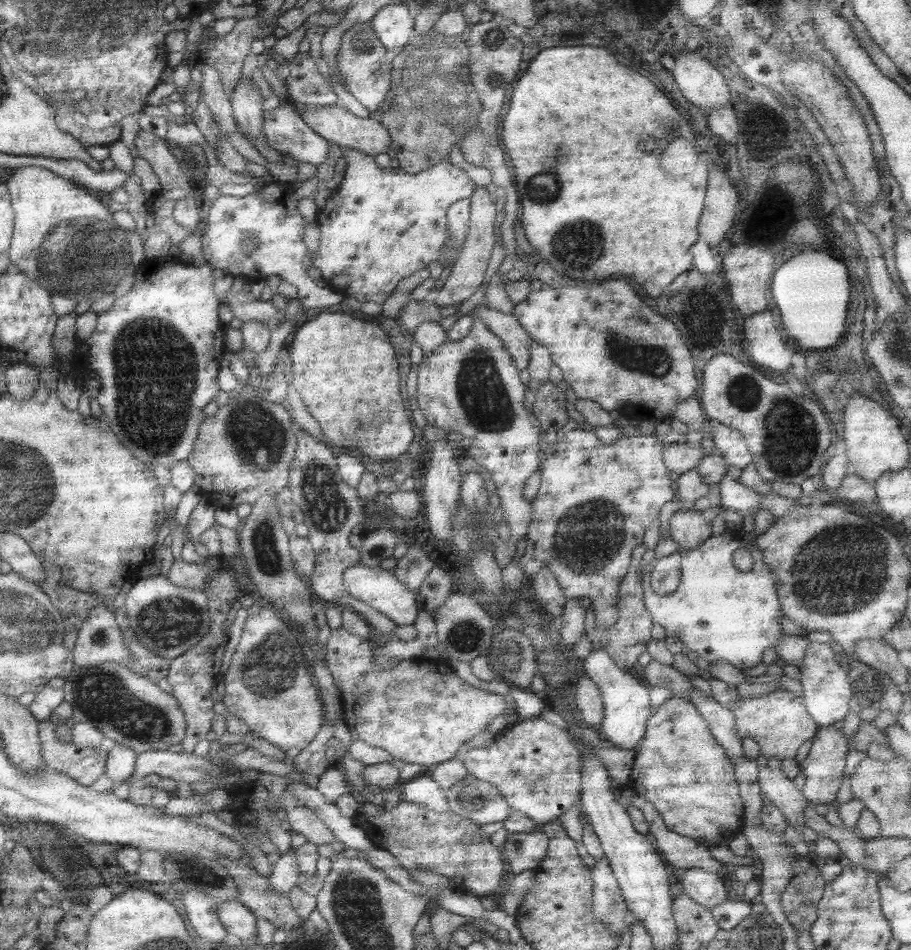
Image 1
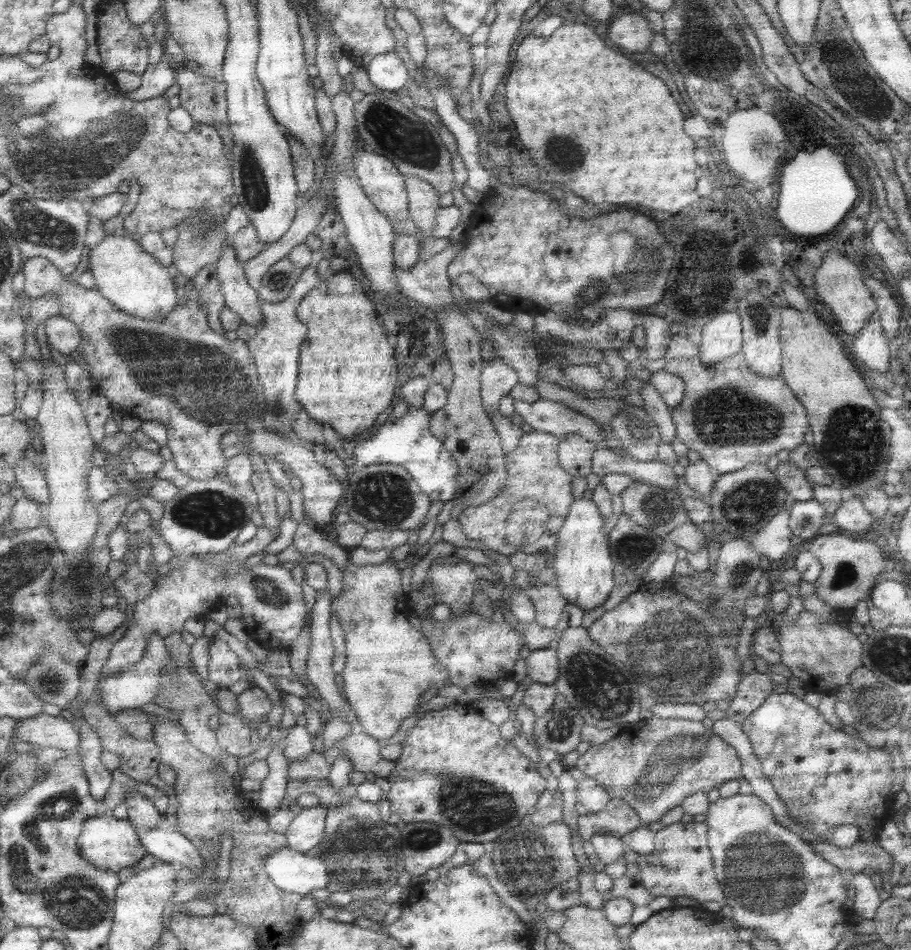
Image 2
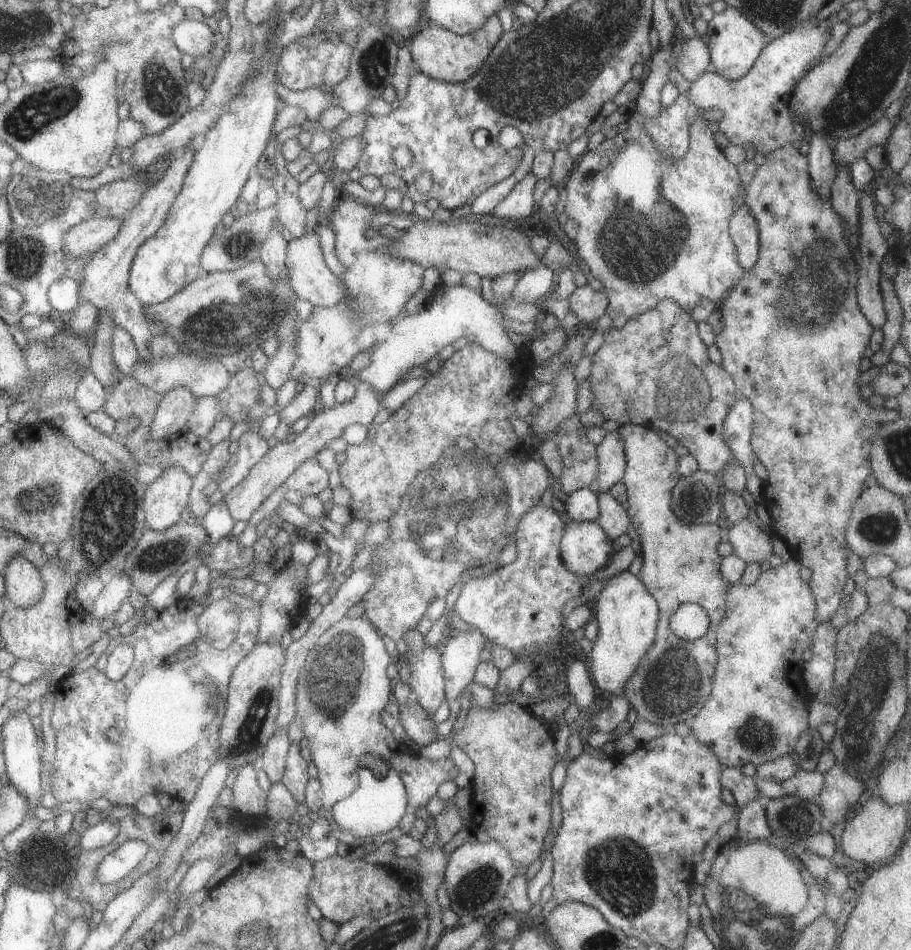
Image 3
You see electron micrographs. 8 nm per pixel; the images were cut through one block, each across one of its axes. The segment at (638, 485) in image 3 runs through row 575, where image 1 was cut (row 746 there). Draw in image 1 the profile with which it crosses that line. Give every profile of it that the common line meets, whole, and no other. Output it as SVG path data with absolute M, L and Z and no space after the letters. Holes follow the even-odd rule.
M671 696L649 716L629 772L629 788L657 810L667 830L693 838L701 846L727 844L743 828L743 804L733 766L711 738L693 702L683 698Z

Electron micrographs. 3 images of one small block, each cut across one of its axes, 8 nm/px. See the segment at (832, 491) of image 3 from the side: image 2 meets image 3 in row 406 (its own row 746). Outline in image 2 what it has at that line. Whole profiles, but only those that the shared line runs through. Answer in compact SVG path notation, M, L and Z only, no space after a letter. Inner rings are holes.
M769 694L767 700L755 712L747 716L747 720L741 724L741 732L747 736L751 750L755 758L761 764L761 774L771 784L771 790L775 796L785 804L787 814L797 820L807 832L811 832L817 840L821 840L825 834L829 834L833 828L843 824L853 824L859 830L873 832L875 836L885 824L885 818L881 818L887 812L887 798L891 800L893 792L893 768L891 768L891 754L883 748L869 748L867 742L863 742L857 736L843 734L841 730L831 728L817 708L807 706L801 696L795 694Z

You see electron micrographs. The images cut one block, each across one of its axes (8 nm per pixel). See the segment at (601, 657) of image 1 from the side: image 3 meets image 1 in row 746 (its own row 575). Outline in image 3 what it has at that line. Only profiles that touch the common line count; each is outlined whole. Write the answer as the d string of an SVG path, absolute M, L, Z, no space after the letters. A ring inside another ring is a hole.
M623 570L605 580L601 592L591 602L591 610L593 620L597 622L597 636L593 644L587 644L589 674L603 692L623 696L627 680L635 672L635 666L643 662L643 654L647 654L647 648L655 638L659 608L639 578L629 570Z

